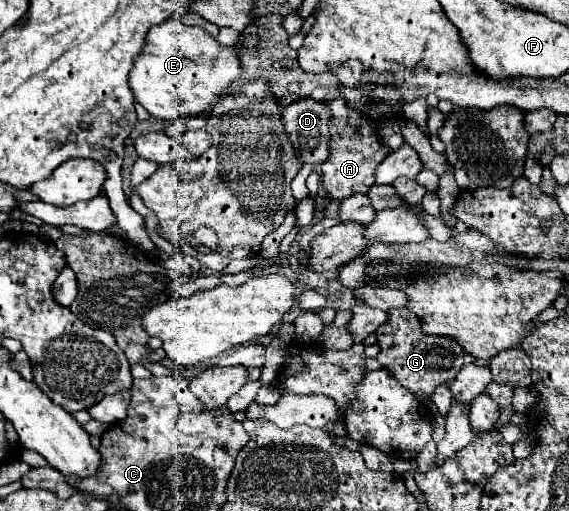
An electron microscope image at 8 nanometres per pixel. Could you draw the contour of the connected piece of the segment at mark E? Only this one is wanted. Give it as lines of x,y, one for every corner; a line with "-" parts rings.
167,19
151,27
143,51
135,57
129,87
135,103
141,103
157,119
185,119
205,111
221,91
243,73
235,49
221,47
205,29
187,27

